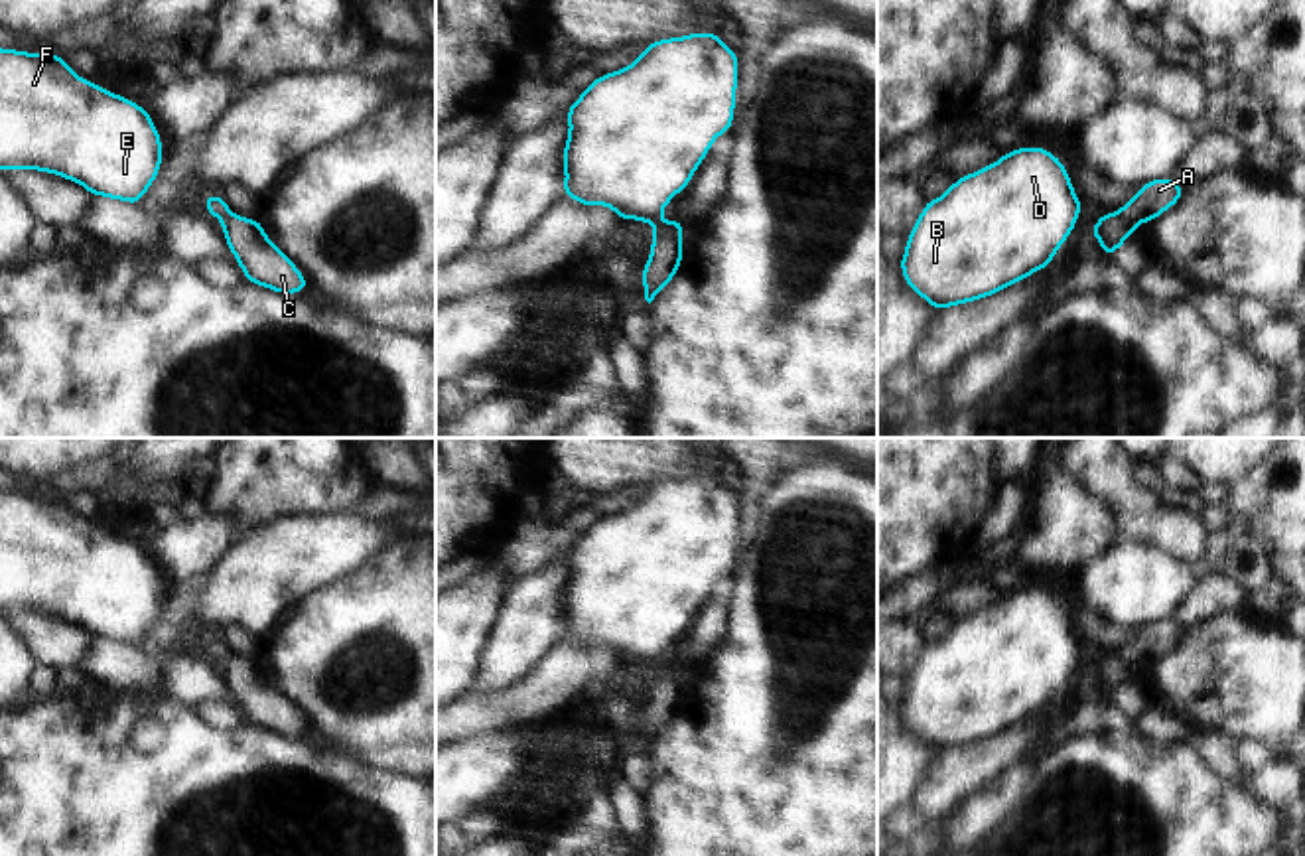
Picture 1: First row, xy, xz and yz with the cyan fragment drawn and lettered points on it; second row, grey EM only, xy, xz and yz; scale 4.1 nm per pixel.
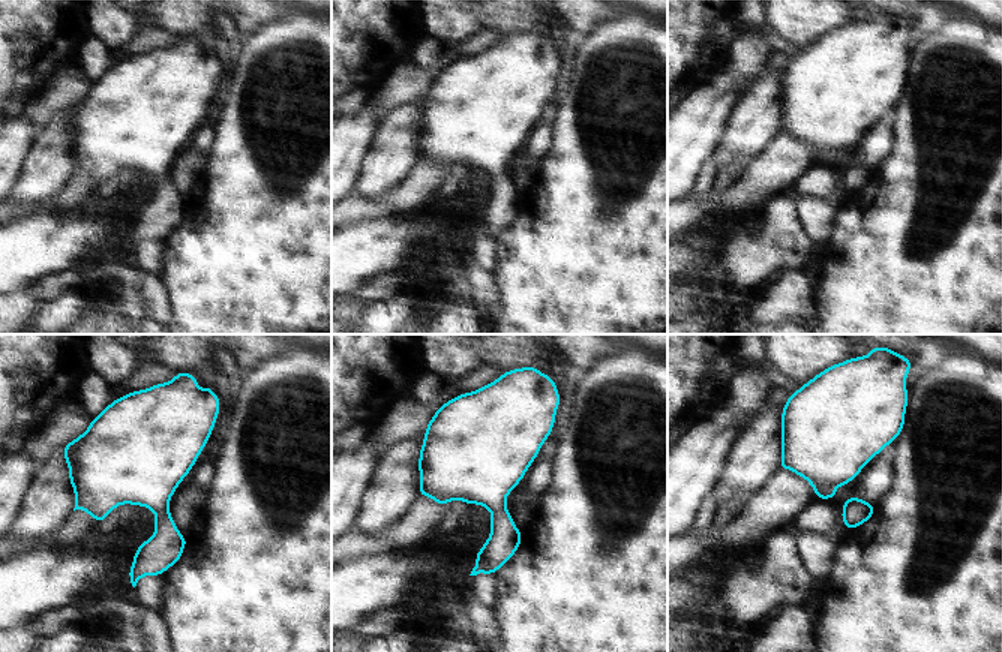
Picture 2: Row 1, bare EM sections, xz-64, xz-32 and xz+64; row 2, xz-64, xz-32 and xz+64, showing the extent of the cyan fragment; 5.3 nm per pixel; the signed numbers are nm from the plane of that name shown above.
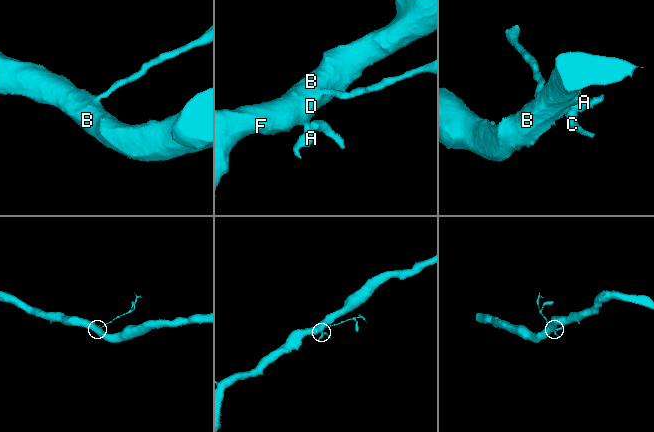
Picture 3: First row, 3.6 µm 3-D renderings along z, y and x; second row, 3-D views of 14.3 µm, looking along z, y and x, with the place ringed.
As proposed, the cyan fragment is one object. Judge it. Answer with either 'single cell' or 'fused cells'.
fused cells

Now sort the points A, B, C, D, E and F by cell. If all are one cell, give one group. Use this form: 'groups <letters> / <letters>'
groups A B D E F / C

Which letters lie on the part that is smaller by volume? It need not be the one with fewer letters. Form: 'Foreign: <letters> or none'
Foreign: C

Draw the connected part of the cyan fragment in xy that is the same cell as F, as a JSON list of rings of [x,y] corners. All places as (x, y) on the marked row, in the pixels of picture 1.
[[[0,47],[0,172],[37,170],[83,185],[93,197],[140,205],[162,168],[162,138],[152,114],[73,73],[51,51]]]

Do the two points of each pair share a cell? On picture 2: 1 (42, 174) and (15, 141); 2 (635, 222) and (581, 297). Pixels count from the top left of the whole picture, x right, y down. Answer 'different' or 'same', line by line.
1: different
2: same

